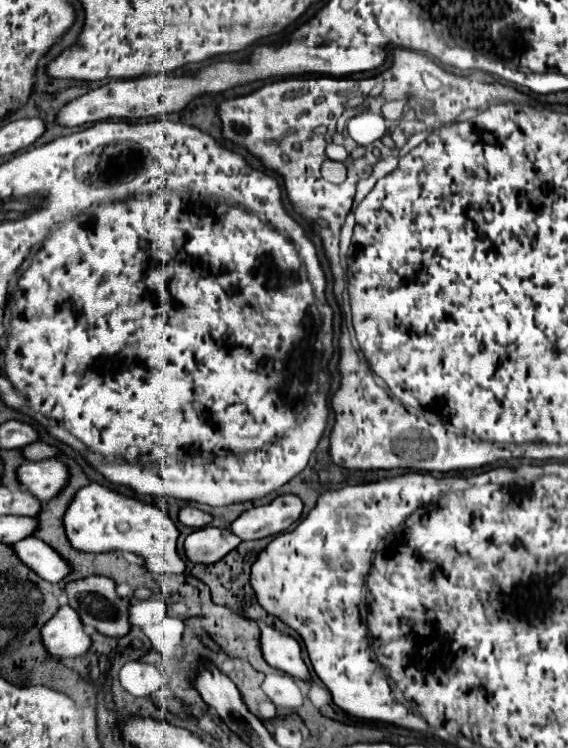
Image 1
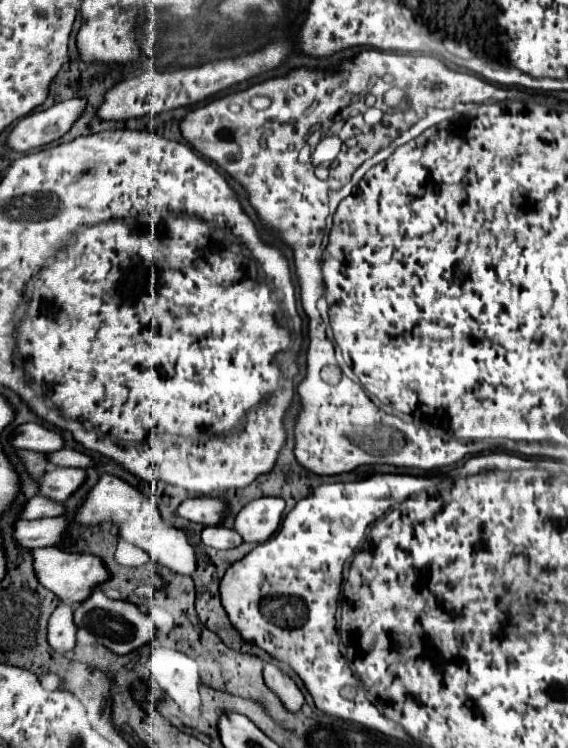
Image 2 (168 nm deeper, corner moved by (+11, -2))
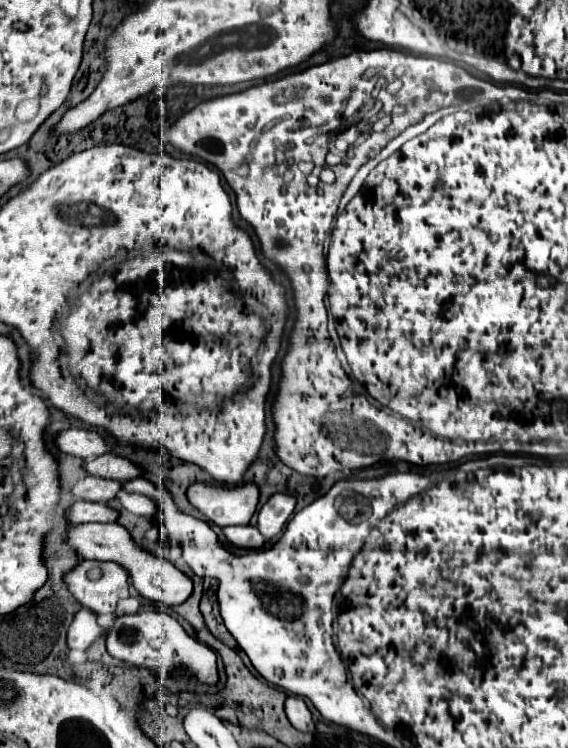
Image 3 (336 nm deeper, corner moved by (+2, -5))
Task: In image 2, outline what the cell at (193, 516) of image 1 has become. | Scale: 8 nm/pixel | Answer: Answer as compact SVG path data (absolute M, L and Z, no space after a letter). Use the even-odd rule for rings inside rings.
M187 499L179 505L177 513L193 523L217 525L225 513L225 505L219 499Z

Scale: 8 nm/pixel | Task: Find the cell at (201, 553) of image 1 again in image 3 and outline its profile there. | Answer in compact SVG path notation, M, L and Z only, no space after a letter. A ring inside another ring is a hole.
M228 526L228 528L224 528L224 534L226 534L228 542L238 548L256 550L256 548L262 548L262 544L264 544L264 536L260 534L260 530L256 526Z

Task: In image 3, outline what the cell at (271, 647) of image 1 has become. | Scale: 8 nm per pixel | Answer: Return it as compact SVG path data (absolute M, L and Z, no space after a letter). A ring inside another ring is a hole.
M288 696L288 700L286 700L286 714L288 714L290 724L296 730L300 730L300 732L314 732L316 730L316 724L312 720L312 714L306 708L306 704L304 704L302 698Z

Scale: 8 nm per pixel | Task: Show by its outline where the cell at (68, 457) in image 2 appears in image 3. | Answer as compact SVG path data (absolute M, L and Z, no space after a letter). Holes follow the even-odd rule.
M104 454L104 456L98 456L94 460L86 460L84 468L92 476L112 478L118 482L128 482L128 480L140 478L144 474L144 470L138 464L132 464L130 460L114 456L114 454Z

